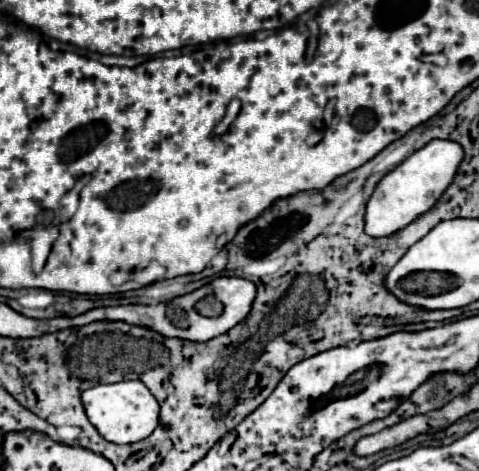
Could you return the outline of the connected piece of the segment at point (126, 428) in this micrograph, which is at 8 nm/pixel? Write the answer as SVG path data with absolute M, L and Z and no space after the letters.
M140 379L90 387L82 393L82 405L90 423L110 443L142 441L159 425L160 405Z

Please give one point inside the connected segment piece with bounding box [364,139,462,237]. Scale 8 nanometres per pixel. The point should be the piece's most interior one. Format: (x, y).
(410, 189)

